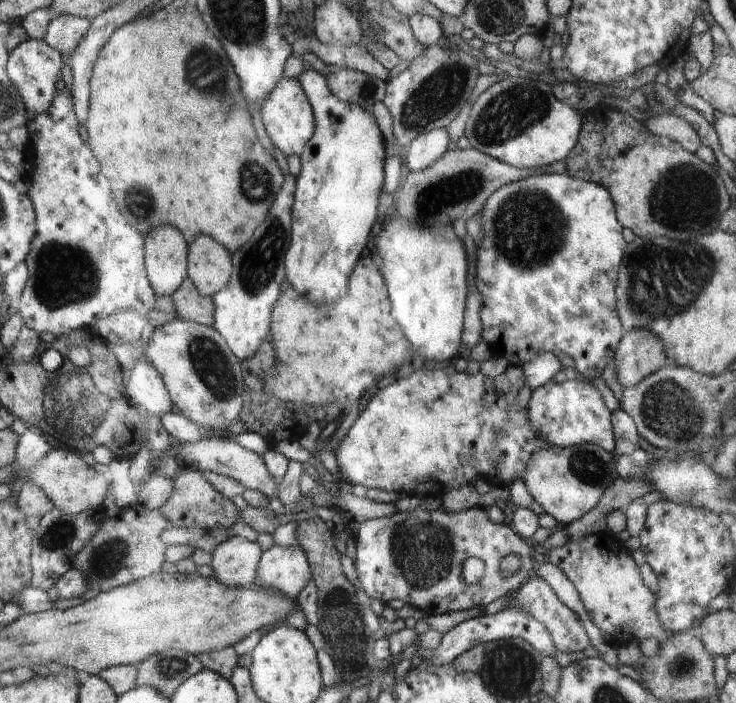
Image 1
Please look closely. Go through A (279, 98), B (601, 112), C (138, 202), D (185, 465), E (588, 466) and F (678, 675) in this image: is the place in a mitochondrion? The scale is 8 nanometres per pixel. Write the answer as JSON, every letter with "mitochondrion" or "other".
{"A":"other","B":"other","C":"mitochondrion","D":"other","E":"mitochondrion","F":"mitochondrion"}

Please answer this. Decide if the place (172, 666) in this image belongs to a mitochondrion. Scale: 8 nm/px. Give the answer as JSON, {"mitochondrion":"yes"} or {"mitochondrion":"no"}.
{"mitochondrion":"yes"}

